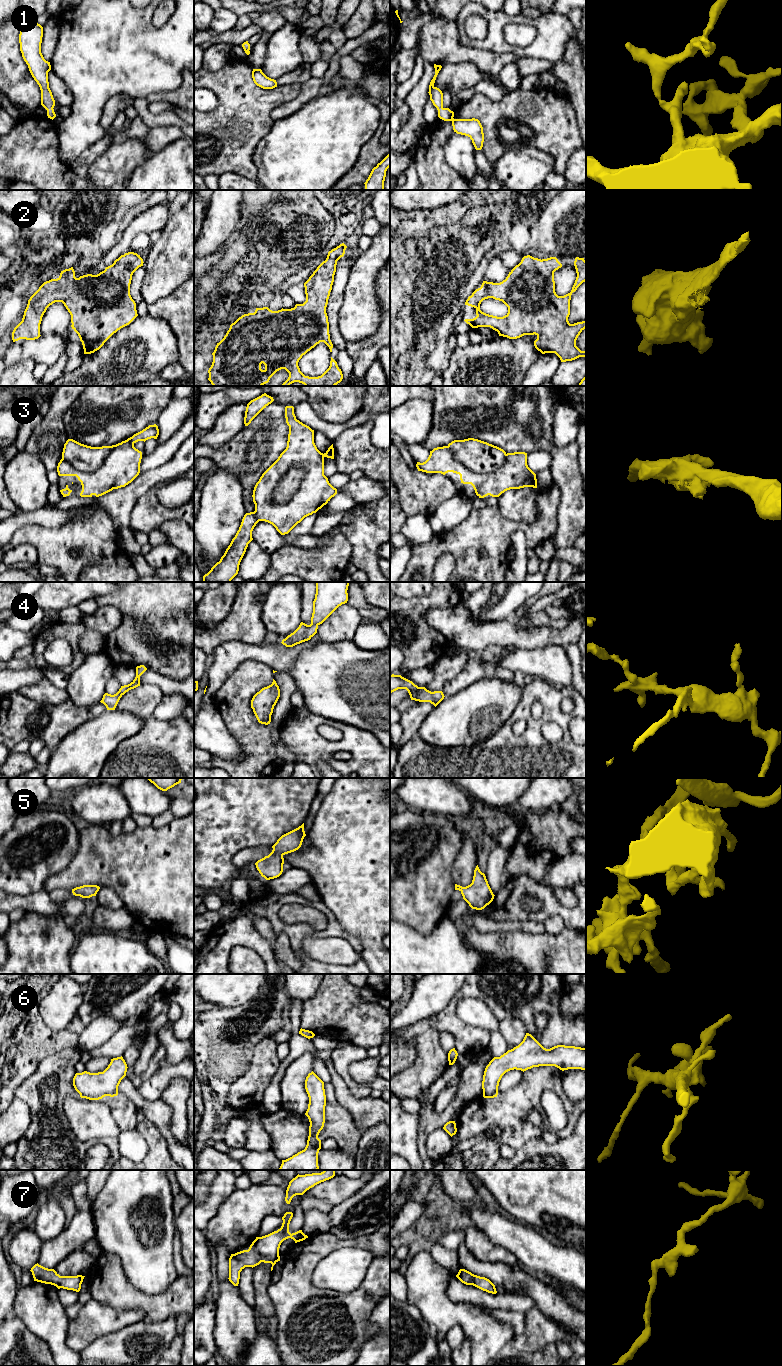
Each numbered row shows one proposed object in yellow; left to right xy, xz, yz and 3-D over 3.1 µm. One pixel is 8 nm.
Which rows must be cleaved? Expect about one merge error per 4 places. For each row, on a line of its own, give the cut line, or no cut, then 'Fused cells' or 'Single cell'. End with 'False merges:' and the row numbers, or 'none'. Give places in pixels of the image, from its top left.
1: No split. Single cell
2: No split. Single cell
3: Split along xz (302, 466), (304, 476), (298, 489), (287, 501), (275, 503). Fused cells
4: No split. Single cell
5: No split. Single cell
6: No split. Single cell
7: No split. Single cell
False merges: 3

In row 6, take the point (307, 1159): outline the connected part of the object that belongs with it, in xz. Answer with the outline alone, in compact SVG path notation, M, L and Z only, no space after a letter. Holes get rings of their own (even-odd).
M312 1071L305 1080L305 1089L309 1097L308 1117L309 1136L304 1150L292 1157L282 1160L278 1170L318 1170L318 1153L321 1149L321 1140L318 1138L325 1123L326 1095L324 1082Z

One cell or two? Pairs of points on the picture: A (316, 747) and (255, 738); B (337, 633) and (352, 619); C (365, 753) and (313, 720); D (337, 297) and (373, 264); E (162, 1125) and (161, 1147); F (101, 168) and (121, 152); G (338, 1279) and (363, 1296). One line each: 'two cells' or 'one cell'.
A: two cells
B: one cell
C: one cell
D: two cells
E: two cells
F: one cell
G: two cells

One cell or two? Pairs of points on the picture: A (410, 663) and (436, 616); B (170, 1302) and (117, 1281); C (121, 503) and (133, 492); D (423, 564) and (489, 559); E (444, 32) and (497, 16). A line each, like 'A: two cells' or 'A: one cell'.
A: two cells
B: one cell
C: one cell
D: one cell
E: two cells

